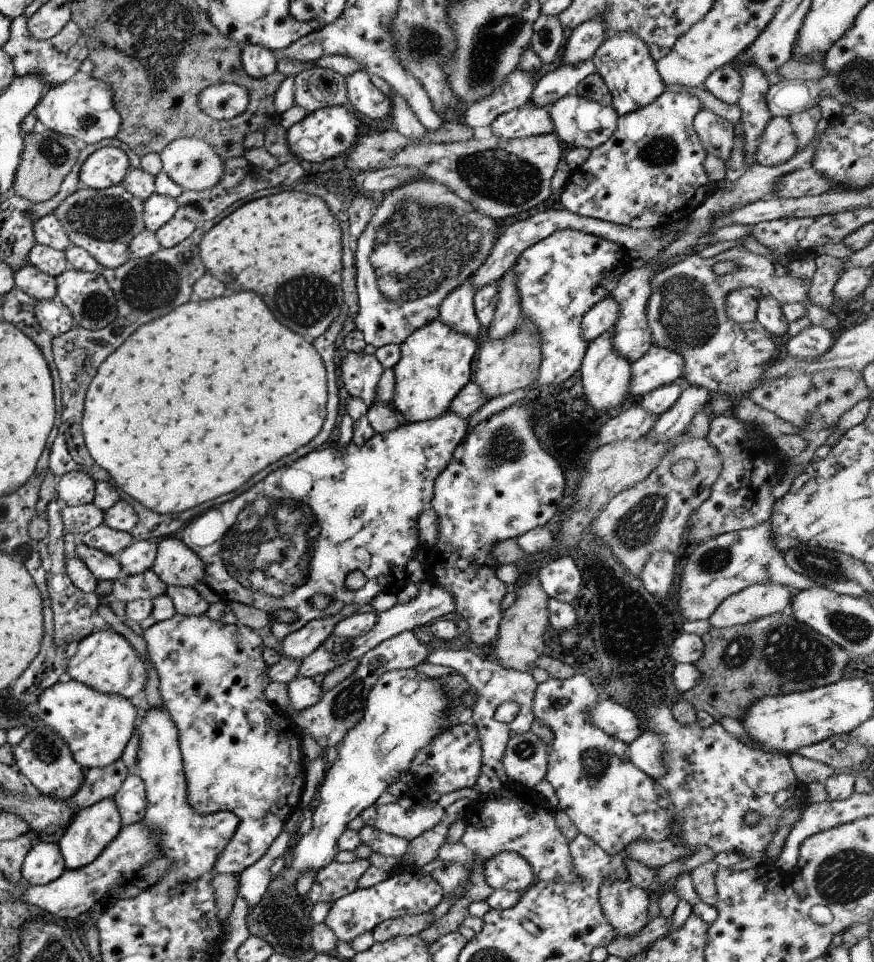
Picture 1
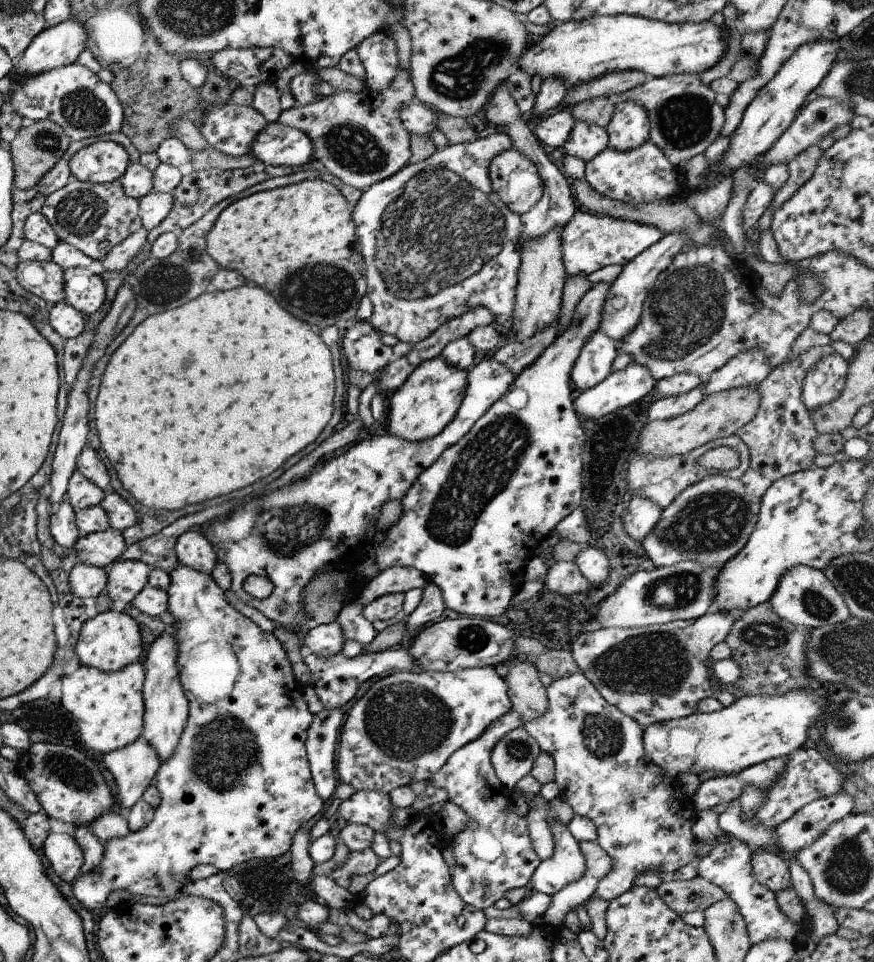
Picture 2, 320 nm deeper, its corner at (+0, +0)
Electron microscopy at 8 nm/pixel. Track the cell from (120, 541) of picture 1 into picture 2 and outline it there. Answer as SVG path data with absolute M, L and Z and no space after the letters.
M107 528L77 537L72 548L79 562L105 569L120 558L126 546L120 531Z

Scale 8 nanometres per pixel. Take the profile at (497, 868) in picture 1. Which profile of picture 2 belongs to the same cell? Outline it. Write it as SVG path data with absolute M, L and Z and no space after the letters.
M515 711L506 712L495 722L492 722L475 740L455 750L447 758L445 764L431 775L429 780L429 783L436 789L443 788L447 792L447 801L453 801L466 814L467 822L461 832L451 837L450 840L452 843L451 854L455 862L449 868L449 872L453 890L465 904L469 904L469 908L472 910L482 911L483 908L487 908L499 900L507 890L525 886L529 882L531 873L541 861L533 850L525 817L512 813L512 810L509 809L513 792L502 786L490 763L490 752L498 738L522 725L523 723Z

